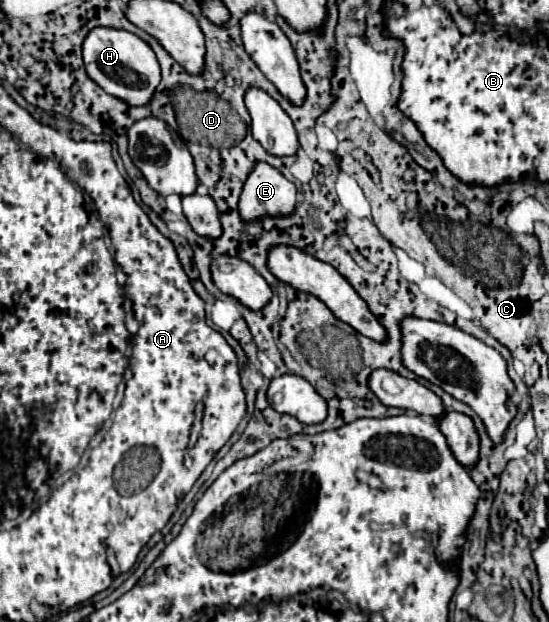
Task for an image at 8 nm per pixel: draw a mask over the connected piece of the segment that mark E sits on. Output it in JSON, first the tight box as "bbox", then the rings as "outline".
{"bbox":[239,162,297,220],"outline":[[[255,162],[243,184],[239,214],[243,220],[257,220],[267,214],[291,214],[297,204],[295,194],[295,184],[289,182],[277,168],[267,162]]]}

